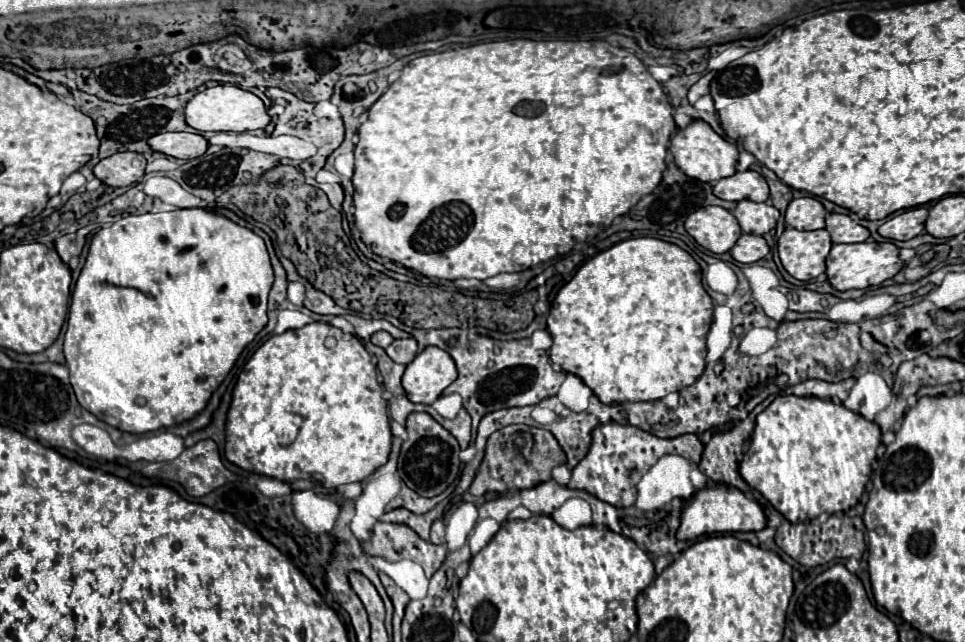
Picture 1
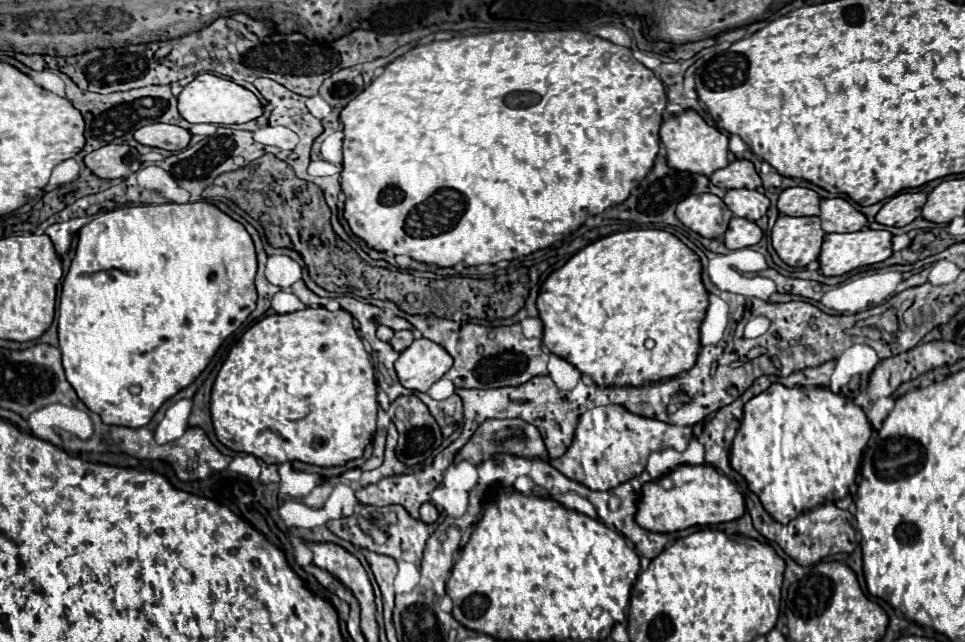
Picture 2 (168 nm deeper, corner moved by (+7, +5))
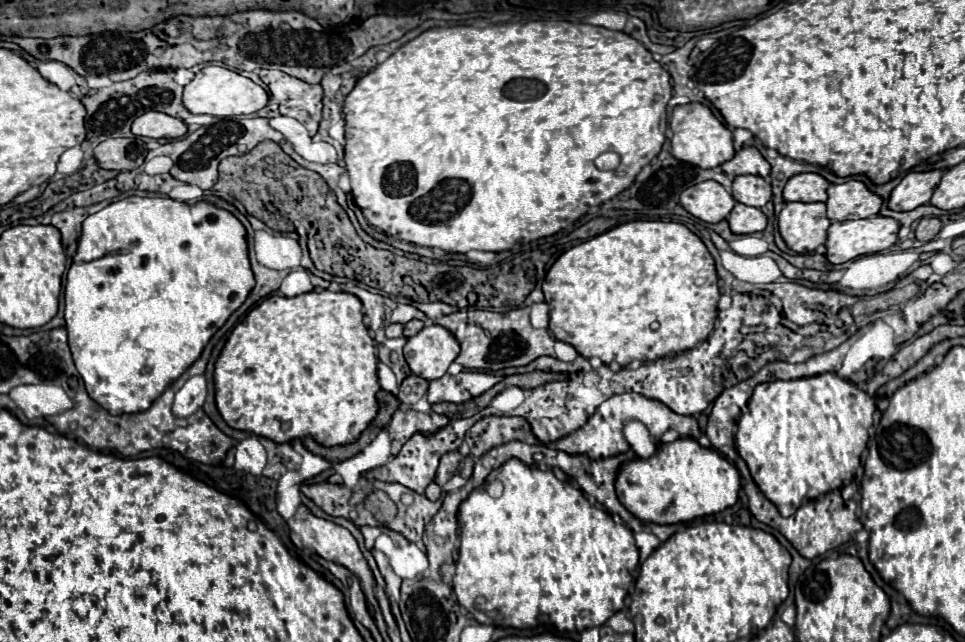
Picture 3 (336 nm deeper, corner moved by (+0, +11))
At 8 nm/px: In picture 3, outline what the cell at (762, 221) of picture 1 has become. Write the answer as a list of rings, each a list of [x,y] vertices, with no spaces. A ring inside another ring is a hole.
[[[736,176],[732,182],[732,196],[736,202],[762,208],[772,198],[772,188],[762,176]]]

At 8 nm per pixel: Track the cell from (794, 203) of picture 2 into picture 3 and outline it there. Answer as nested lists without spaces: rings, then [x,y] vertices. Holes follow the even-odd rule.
[[[814,172],[794,174],[784,186],[786,202],[826,202],[826,190],[830,182]]]

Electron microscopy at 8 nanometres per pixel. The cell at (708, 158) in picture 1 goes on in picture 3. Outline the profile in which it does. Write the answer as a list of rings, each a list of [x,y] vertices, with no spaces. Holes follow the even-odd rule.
[[[690,102],[684,106],[676,106],[670,118],[670,128],[672,128],[672,156],[678,160],[698,166],[698,168],[716,168],[724,162],[728,162],[734,156],[734,146],[732,146],[732,130],[724,126],[708,106],[700,102]]]

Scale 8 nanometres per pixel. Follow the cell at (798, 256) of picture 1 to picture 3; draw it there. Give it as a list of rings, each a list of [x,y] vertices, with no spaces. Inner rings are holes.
[[[786,202],[778,216],[784,242],[798,254],[814,252],[824,244],[828,226],[824,202]]]

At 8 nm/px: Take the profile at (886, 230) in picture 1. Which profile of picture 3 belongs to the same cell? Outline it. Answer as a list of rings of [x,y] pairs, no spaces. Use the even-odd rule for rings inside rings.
[[[912,170],[908,172],[900,184],[892,190],[888,206],[898,212],[914,210],[926,202],[930,202],[936,186],[940,184],[942,170]]]

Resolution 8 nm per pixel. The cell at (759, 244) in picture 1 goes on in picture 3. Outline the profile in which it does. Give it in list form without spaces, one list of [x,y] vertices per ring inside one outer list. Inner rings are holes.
[[[736,204],[726,220],[736,234],[754,234],[766,228],[766,216],[762,210],[746,204]]]

